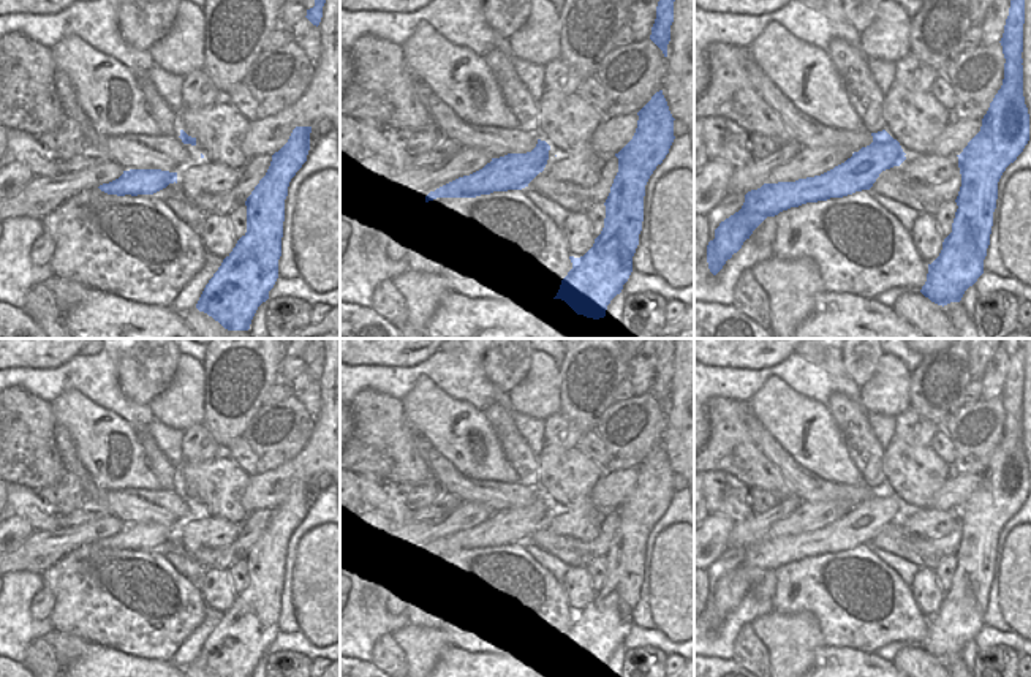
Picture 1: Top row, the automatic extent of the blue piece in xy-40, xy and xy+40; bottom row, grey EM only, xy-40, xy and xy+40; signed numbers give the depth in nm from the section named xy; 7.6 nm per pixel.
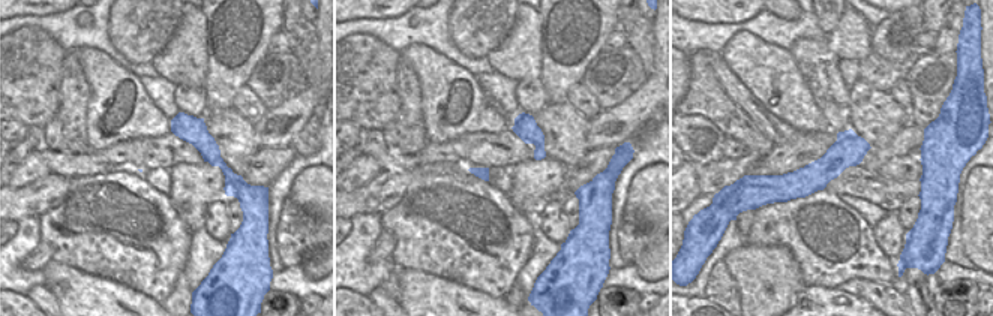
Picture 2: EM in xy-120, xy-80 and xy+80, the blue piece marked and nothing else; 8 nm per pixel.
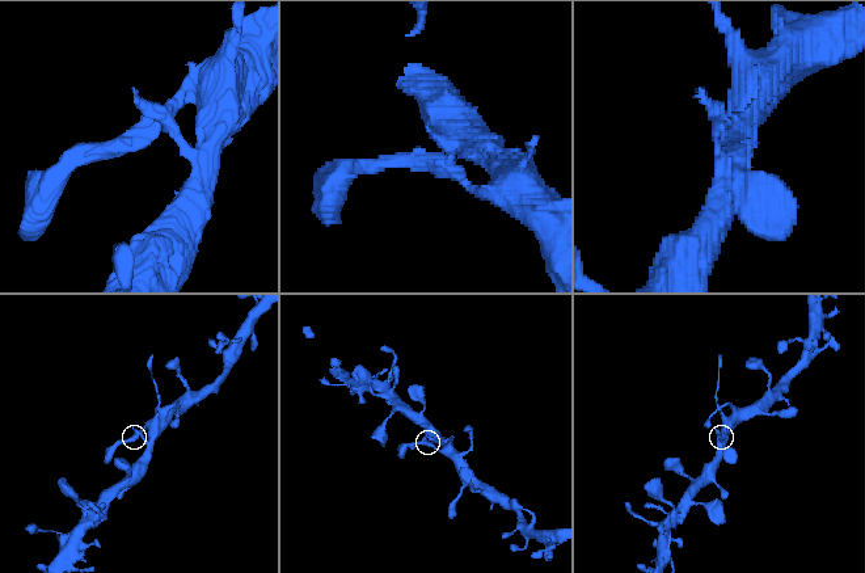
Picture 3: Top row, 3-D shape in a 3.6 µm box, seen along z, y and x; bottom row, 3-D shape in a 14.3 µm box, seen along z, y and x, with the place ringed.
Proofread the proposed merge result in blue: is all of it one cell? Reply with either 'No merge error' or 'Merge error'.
No merge error

